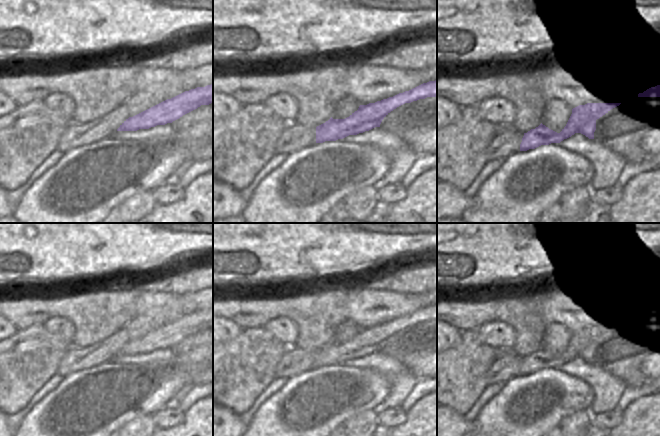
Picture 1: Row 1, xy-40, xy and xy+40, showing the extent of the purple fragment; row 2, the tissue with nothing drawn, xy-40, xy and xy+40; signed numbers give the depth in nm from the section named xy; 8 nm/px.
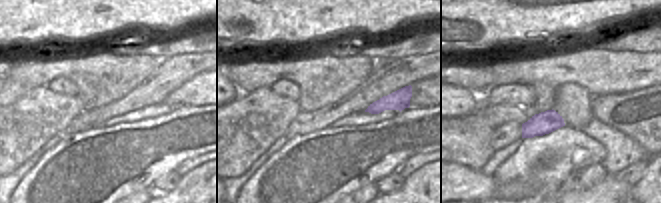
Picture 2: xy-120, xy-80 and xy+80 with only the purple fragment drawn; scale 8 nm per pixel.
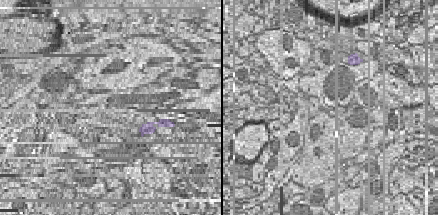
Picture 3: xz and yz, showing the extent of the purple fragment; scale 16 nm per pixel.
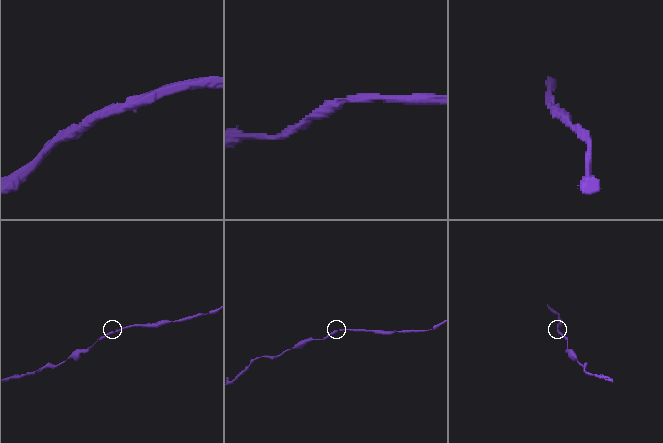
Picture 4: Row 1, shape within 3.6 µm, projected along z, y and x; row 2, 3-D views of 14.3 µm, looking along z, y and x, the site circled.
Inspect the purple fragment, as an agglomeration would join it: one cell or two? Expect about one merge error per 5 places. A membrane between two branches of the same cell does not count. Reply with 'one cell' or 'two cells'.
one cell

